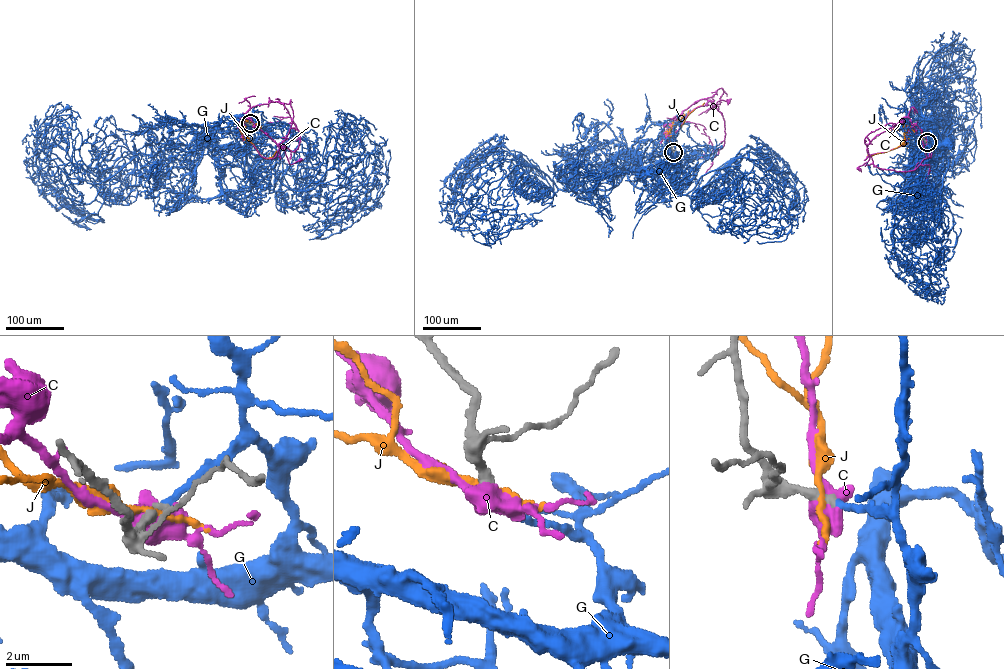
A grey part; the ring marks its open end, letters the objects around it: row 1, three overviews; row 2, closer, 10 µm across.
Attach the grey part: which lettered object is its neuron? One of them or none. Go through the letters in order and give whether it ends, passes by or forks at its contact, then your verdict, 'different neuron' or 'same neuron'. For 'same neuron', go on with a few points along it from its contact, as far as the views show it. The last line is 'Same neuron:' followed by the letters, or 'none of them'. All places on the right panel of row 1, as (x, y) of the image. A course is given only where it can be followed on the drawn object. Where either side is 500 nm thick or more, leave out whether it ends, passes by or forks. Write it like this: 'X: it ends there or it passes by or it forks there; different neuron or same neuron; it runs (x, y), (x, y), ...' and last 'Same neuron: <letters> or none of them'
C: different neuron
G: it ends there; same neuron; it runs (927, 142), (926, 135), (916, 126), (924, 119), (933, 122), (945, 150), (940, 148), (949, 143)
J: it passes by; different neuron
Same neuron: G

